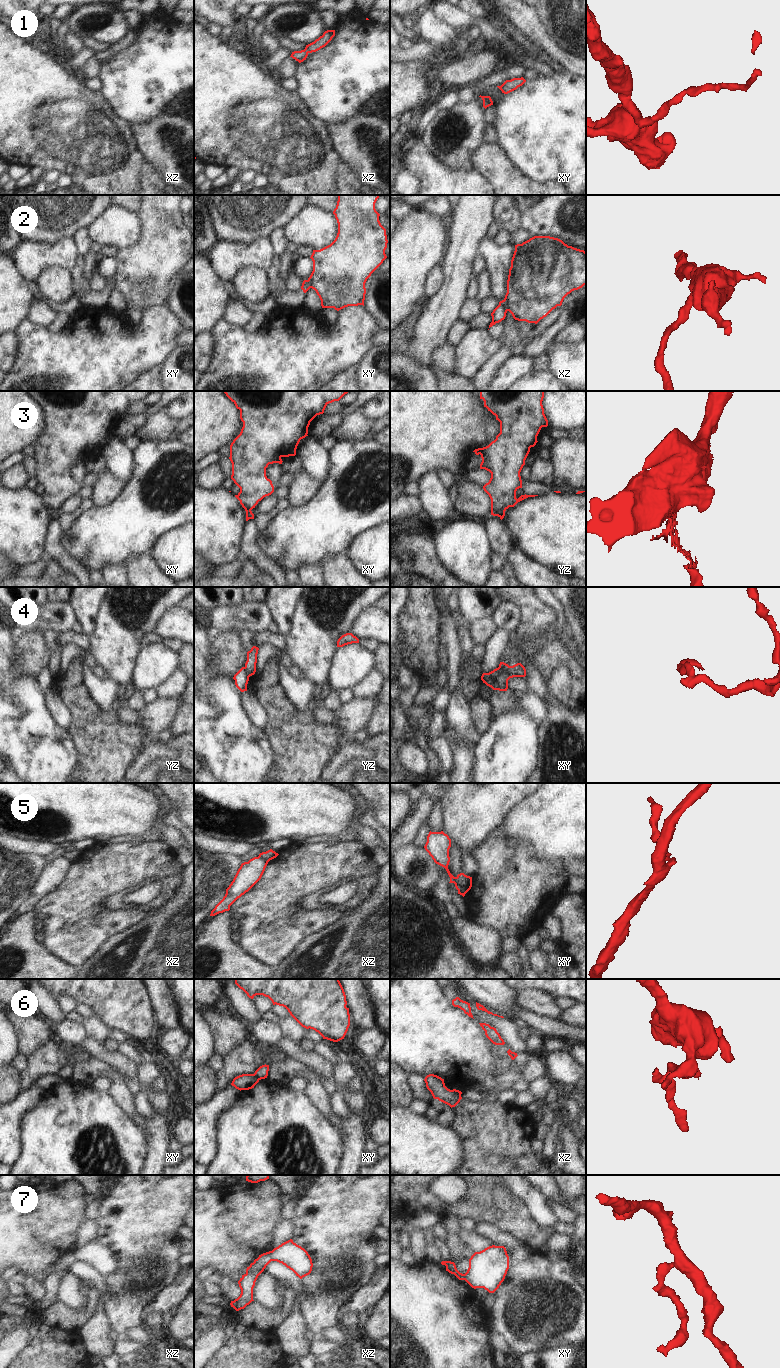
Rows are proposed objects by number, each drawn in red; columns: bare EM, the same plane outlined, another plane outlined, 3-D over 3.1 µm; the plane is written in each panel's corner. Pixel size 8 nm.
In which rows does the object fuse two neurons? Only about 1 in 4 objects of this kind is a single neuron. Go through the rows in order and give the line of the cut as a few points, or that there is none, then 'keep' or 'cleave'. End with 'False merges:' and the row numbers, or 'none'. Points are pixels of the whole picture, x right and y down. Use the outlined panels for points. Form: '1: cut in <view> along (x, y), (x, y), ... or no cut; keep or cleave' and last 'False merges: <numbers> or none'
1: no cut; keep
2: cut in xz along (503, 300), (504, 307), (507, 310); cleave
3: cut in yz along (516, 498), (509, 506); cleave
4: cut in yz along (244, 667), (249, 676); cleave
5: cut in xy along (455, 877), (455, 886), (459, 893); cleave
6: cut in xy along (252, 1074), (259, 1079); cleave
7: no cut; keep
False merges: 2, 3, 4, 5, 6

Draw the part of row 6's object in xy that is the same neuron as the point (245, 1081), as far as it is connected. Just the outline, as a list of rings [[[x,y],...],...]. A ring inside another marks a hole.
[[[242,1074],[235,1077],[231,1083],[238,1090],[249,1090],[254,1088],[254,1086],[259,1082],[253,1074]]]

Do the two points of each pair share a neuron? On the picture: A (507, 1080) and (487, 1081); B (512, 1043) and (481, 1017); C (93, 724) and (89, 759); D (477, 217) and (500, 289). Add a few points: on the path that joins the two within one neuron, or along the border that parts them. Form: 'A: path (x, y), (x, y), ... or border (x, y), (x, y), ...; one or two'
A: border (496, 1077), (498, 1086), (488, 1089); two
B: path (508, 1034), (495, 1021), (490, 1019); one
C: path (93, 733), (93, 750); one
D: border (486, 235), (481, 242), (478, 253); two

